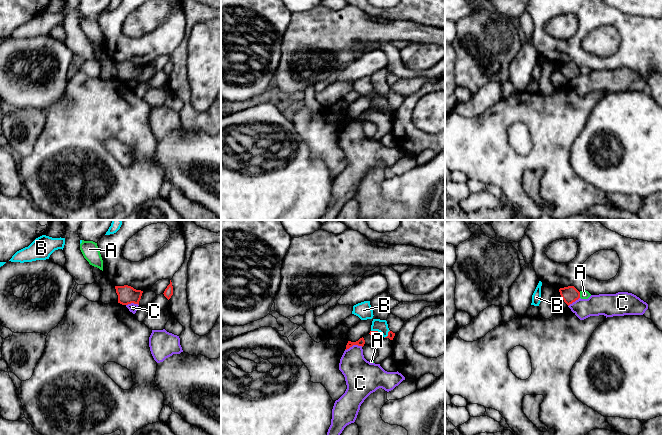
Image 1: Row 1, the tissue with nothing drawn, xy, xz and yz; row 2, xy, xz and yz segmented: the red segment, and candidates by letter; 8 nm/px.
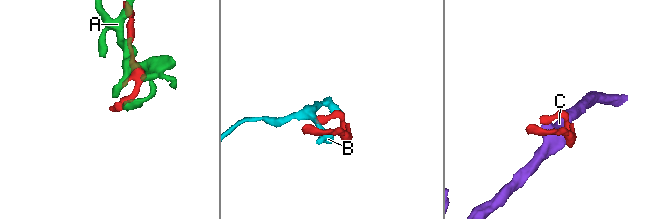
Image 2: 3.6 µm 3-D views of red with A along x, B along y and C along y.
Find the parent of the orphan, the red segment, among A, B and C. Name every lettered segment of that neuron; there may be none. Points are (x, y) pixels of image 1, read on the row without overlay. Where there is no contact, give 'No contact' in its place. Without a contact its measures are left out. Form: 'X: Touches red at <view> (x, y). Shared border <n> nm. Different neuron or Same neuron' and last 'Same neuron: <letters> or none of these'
A: Touches red at yz (579, 71). Shared border 50 nm. Different neuron
B: Touches red at xz (377, 107). Shared border 100 nm. Different neuron
C: Touches red at xz (353, 120). Shared border 150 nm. Different neuron
Same neuron: none of these

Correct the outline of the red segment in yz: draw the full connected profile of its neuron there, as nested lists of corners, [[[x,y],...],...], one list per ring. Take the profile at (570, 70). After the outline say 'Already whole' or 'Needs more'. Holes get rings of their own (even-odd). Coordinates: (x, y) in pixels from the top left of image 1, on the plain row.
[[[574,62],[560,64],[559,68],[568,82],[580,74],[580,68]]]. Already whole

